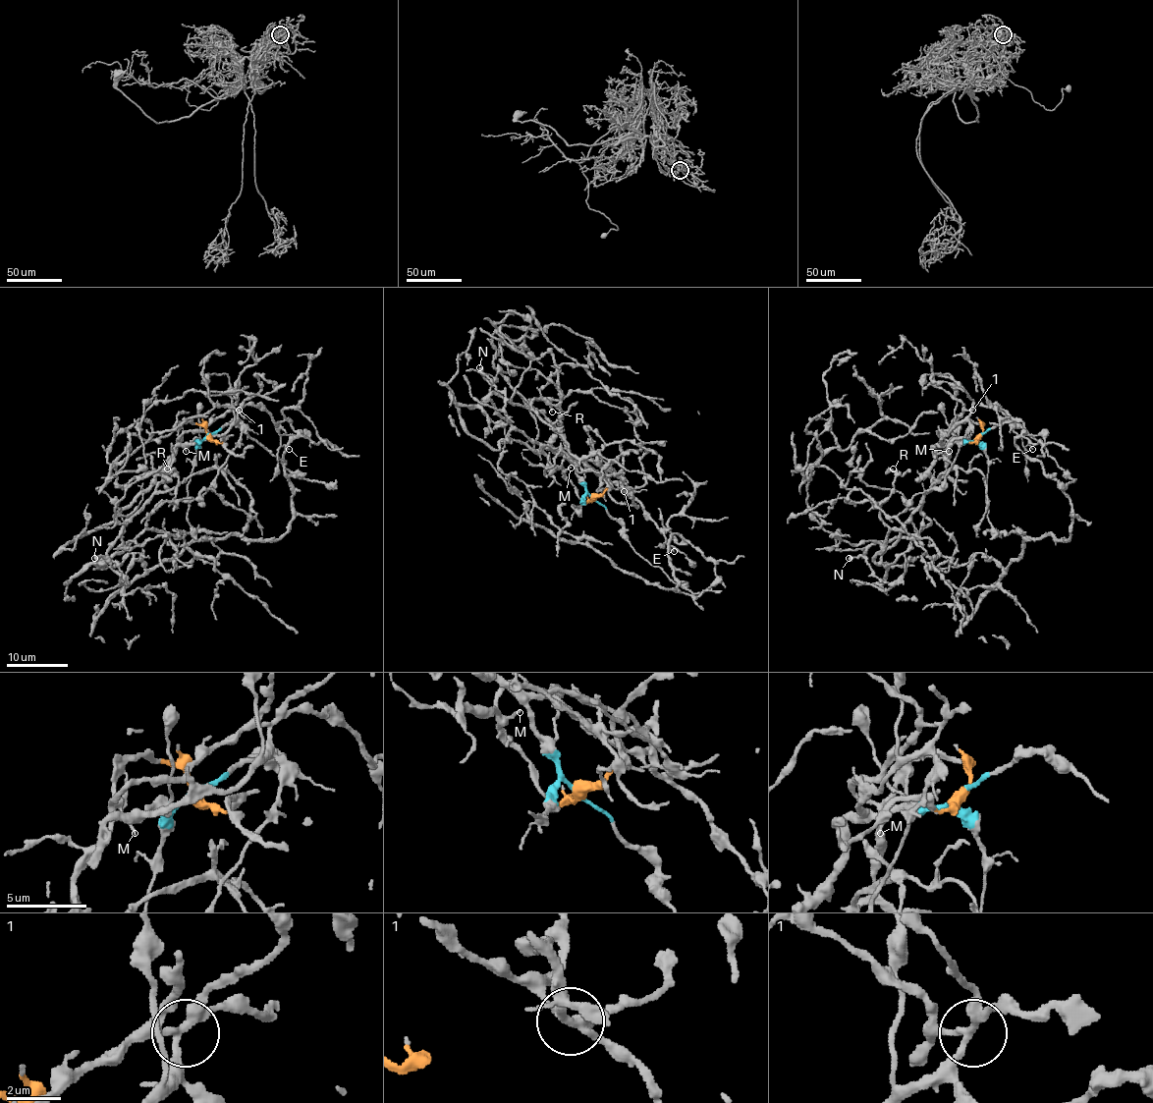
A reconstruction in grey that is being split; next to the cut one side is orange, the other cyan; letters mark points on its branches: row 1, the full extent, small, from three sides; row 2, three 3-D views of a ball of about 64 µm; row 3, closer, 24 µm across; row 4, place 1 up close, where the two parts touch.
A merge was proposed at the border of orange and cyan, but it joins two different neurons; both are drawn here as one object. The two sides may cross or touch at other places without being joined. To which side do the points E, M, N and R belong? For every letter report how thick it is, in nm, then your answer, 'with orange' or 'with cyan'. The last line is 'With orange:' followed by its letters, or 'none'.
E: 110 nm thick; with cyan
M: 170 nm thick; with orange
N: 440 nm thick; with orange
R: 170 nm thick; with orange
With orange: M, N, R

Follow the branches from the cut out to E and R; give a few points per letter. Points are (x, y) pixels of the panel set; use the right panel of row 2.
E: (979, 436), (972, 441), (955, 444), (941, 441), (979, 404), (994, 406), (1008, 419), (1023, 445), (1032, 448)
R: (979, 436), (980, 423), (969, 422), (955, 433), (947, 468), (878, 563), (889, 531), (881, 505), (893, 468)

